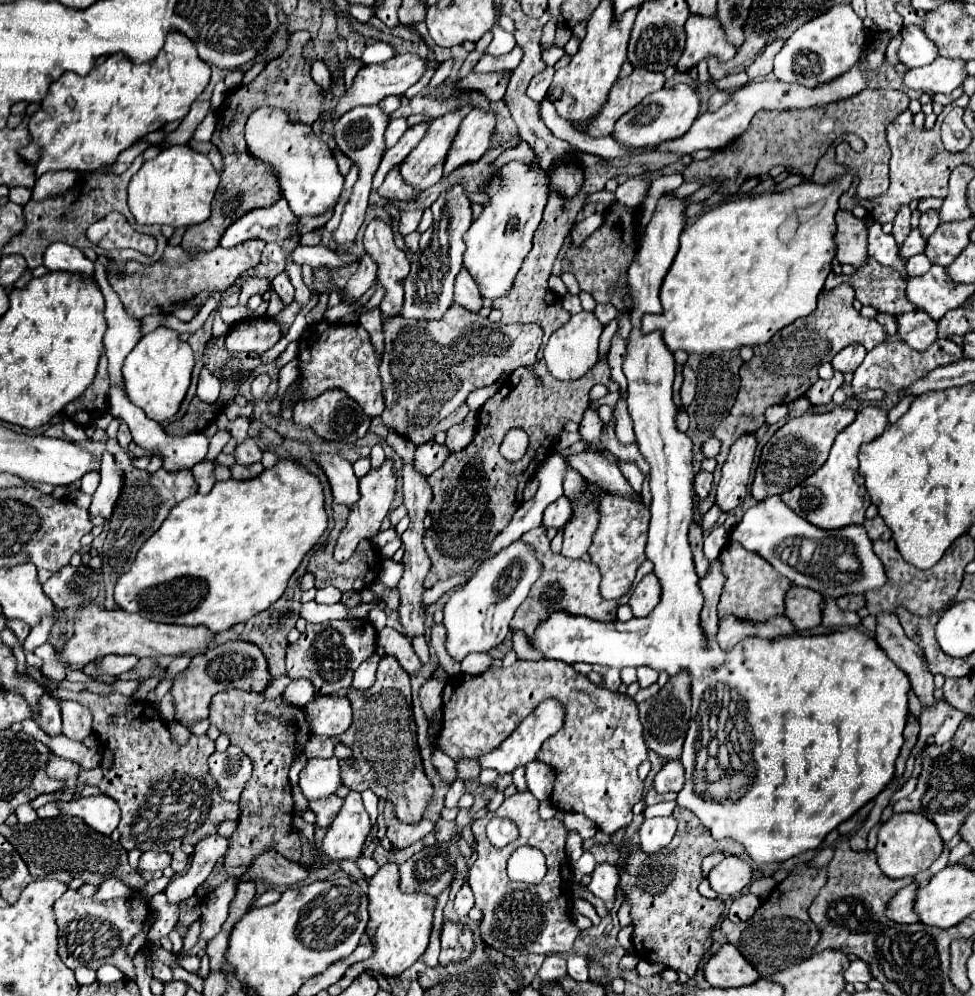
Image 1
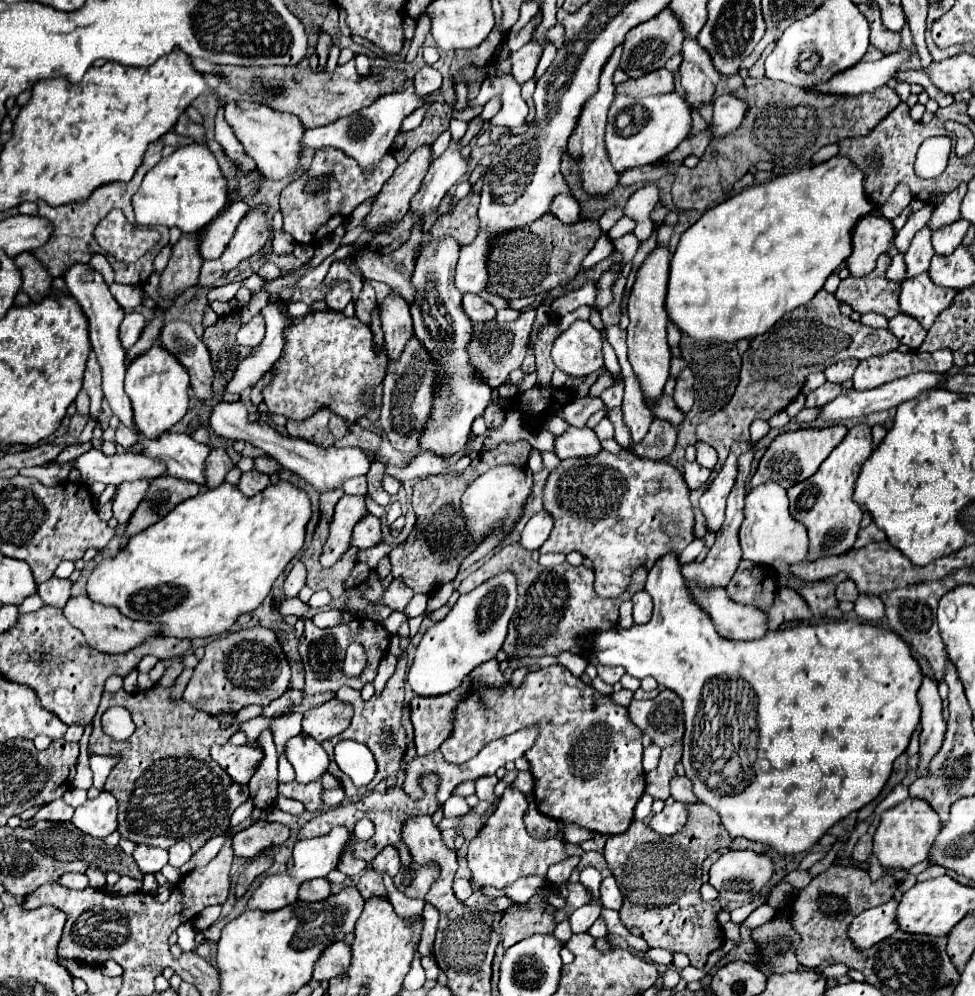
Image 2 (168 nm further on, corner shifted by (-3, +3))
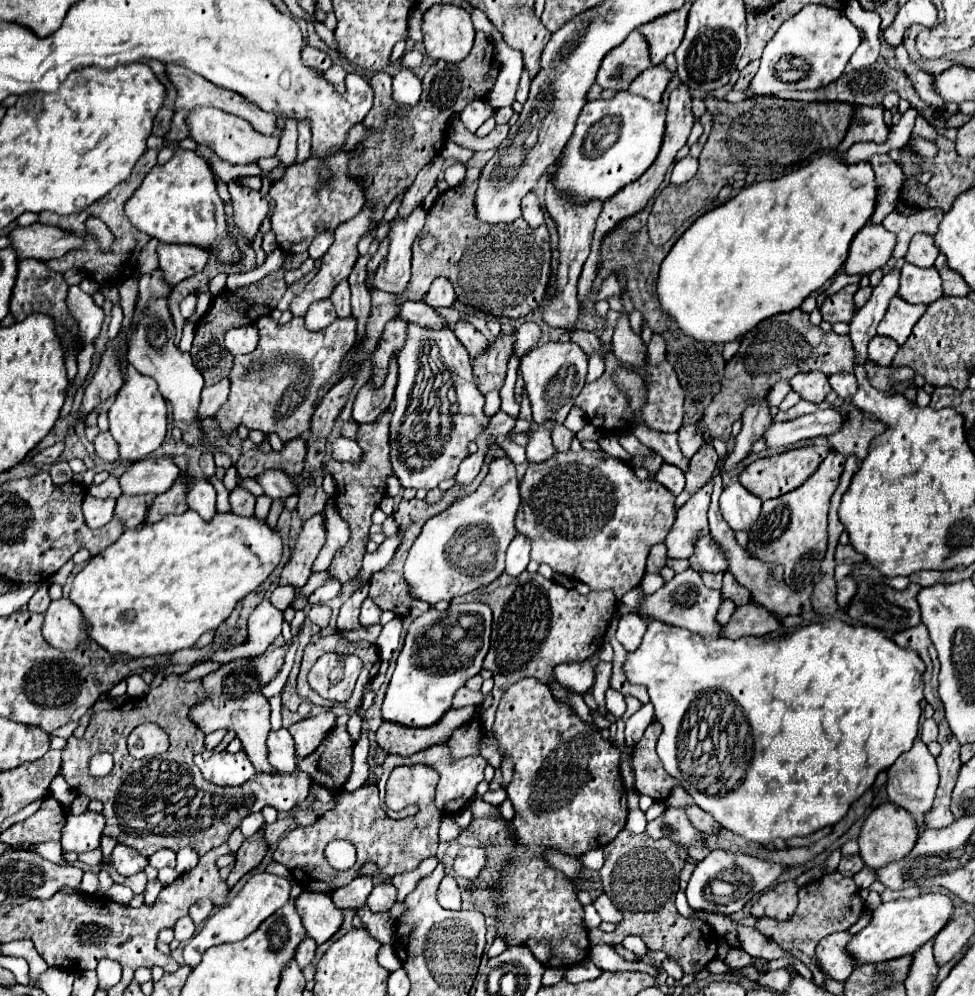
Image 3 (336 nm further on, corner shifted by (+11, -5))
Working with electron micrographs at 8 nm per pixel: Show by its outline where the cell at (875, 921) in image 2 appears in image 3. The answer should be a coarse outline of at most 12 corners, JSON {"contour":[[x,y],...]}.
{"contour":[[834,932],[816,946],[820,970],[830,980],[846,980],[848,932]]}

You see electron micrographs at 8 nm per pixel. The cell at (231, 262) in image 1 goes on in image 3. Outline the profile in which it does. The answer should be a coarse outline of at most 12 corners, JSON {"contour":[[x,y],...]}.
{"contour":[[228,182],[234,224],[244,238],[254,238],[268,200],[260,192]]}

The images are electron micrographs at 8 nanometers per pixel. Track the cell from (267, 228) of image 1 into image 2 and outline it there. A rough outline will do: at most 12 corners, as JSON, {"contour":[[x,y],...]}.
{"contour":[[234,202],[200,232],[204,260],[222,256],[242,216],[246,202]]}

